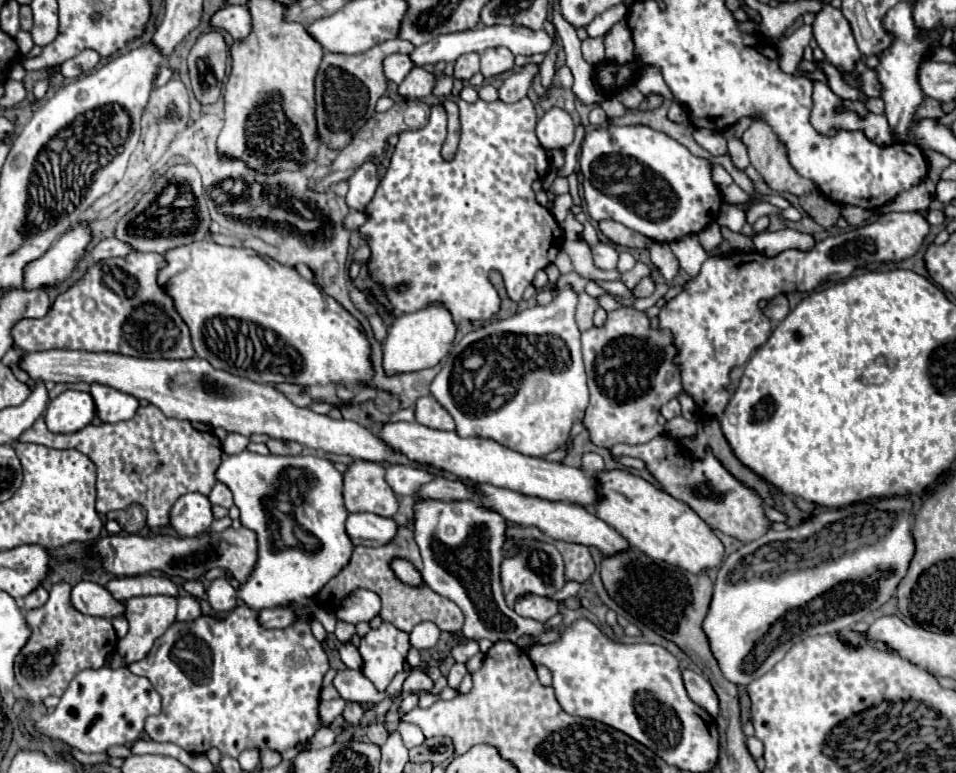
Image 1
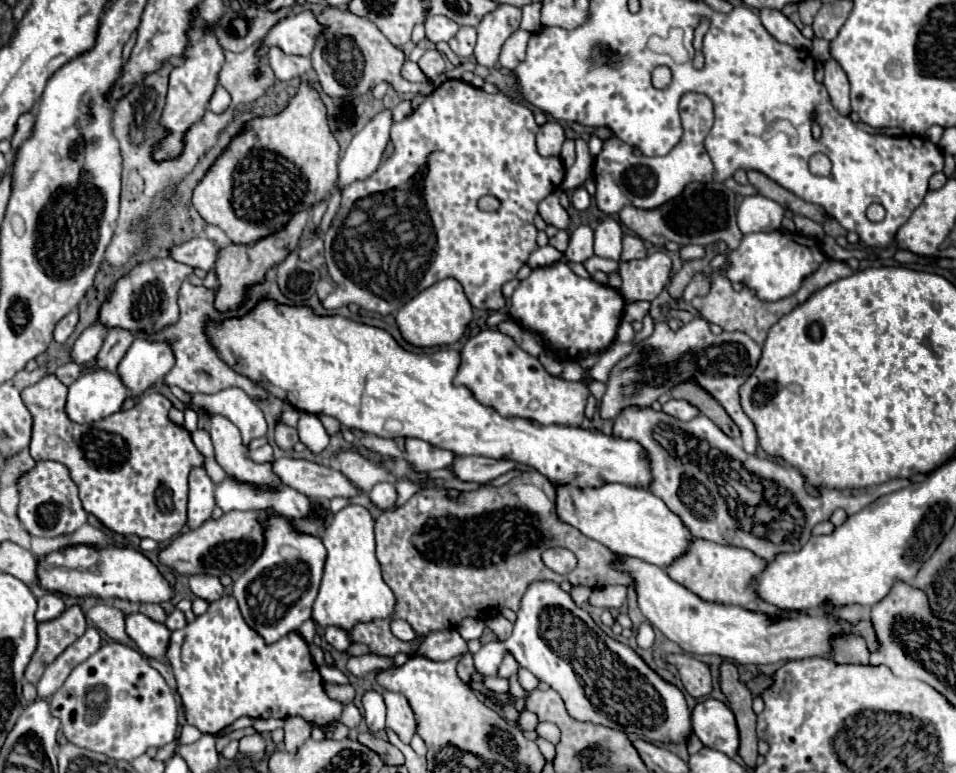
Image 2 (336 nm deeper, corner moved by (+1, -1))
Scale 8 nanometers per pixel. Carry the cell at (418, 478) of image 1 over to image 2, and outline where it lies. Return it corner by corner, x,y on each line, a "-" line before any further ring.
380,482
380,484
376,484
376,486
372,488
372,492
370,492
370,500
372,500
374,504
378,504
382,510
392,508
392,506
396,504
396,500
398,500
396,486
390,484
390,482

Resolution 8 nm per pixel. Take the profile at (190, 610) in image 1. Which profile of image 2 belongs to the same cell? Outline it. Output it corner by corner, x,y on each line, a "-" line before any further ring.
176,608
176,610
174,610
174,612
168,616
168,620
166,620
164,624
166,624
166,628
168,628
168,630
180,630
180,628
184,628
188,622
186,622
184,612

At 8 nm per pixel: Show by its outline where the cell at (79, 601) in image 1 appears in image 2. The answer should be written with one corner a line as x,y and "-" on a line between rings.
140,612
126,614
126,634
136,642
140,652
164,662
164,652
170,638
170,630
166,630
164,624
158,624

